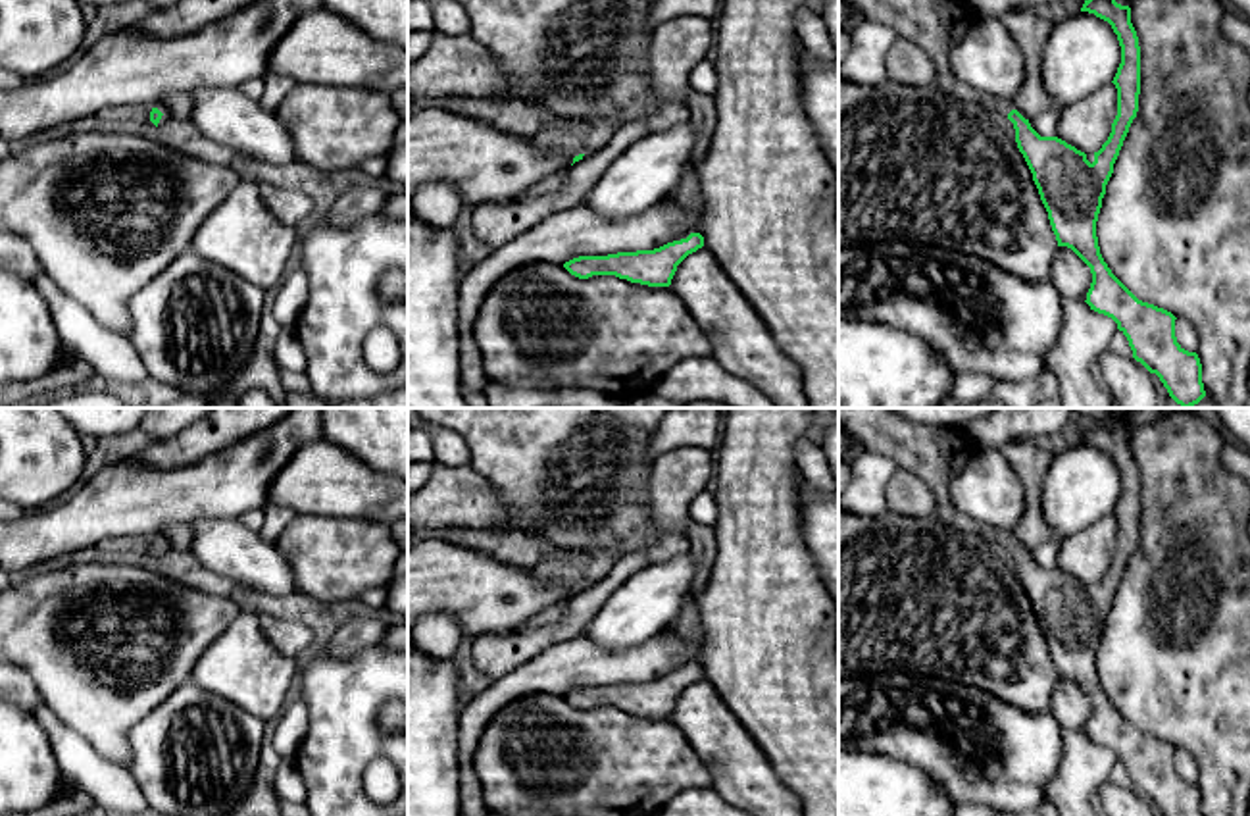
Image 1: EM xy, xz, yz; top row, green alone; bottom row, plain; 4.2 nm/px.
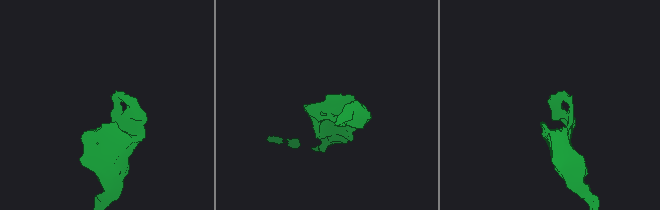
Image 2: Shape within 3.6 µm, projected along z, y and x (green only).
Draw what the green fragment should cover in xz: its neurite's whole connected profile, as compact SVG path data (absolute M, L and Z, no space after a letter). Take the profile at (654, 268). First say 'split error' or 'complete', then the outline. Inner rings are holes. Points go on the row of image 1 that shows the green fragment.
complete; M690 233L687 239L667 242L654 250L579 256L565 262L563 268L579 279L615 275L648 287L669 287L677 266L702 246L704 237Z

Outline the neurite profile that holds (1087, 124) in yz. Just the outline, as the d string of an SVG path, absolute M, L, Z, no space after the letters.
M1113 83L1096 89L1058 114L1056 137L1090 154L1098 152L1112 133L1117 115L1117 89Z

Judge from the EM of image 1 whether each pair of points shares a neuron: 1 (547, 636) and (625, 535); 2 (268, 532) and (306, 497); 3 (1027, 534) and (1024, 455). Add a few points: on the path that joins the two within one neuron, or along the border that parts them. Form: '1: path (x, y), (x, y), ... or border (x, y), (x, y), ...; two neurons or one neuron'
1: border (620, 559), (643, 551), (650, 560); two neurons
2: border (270, 501), (297, 512); two neurons
3: path (1033, 514), (1033, 474); one neuron

